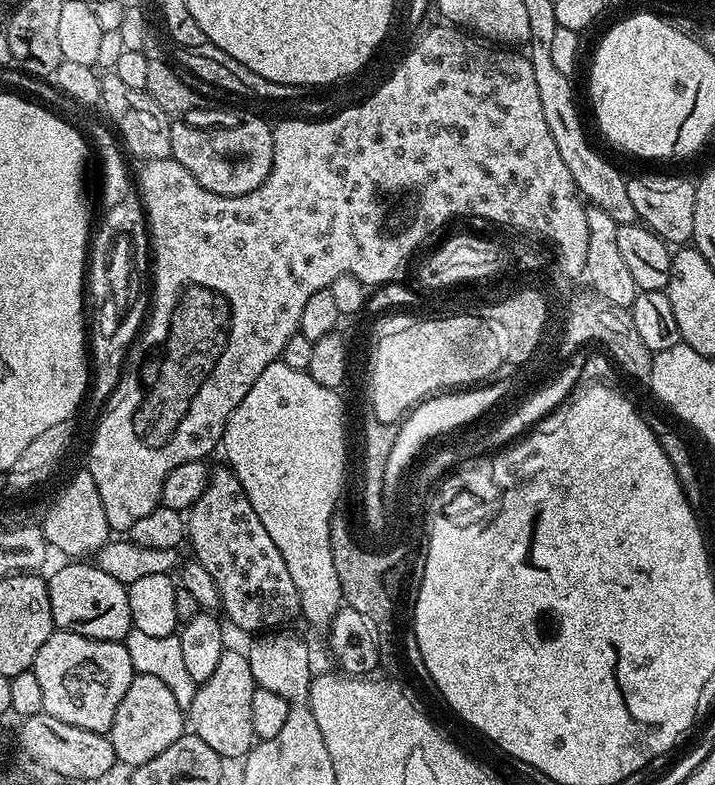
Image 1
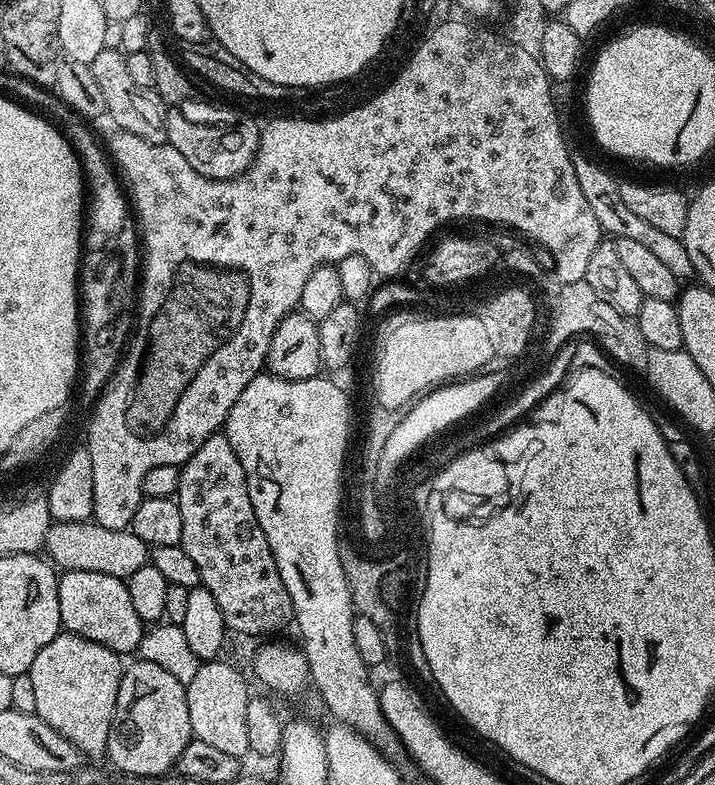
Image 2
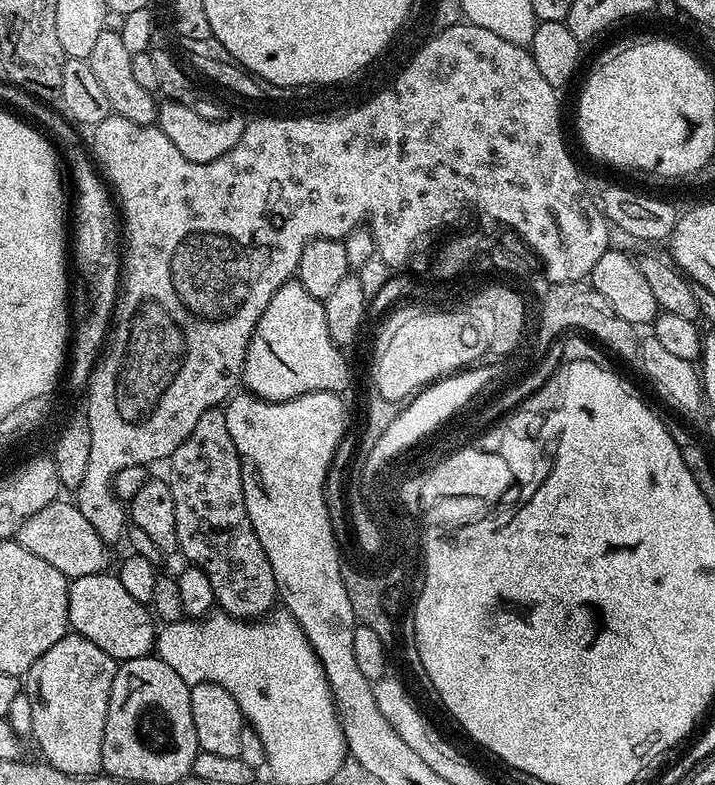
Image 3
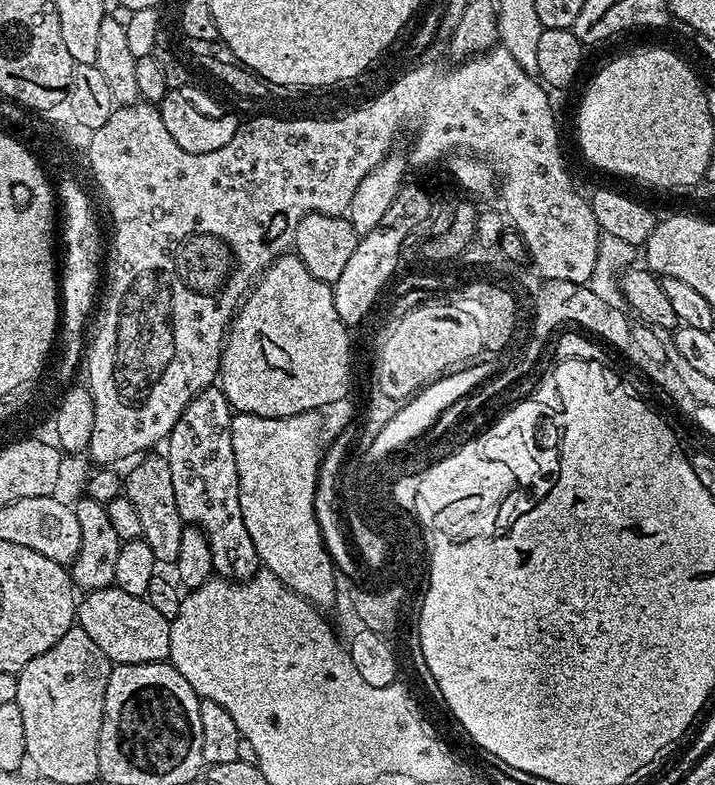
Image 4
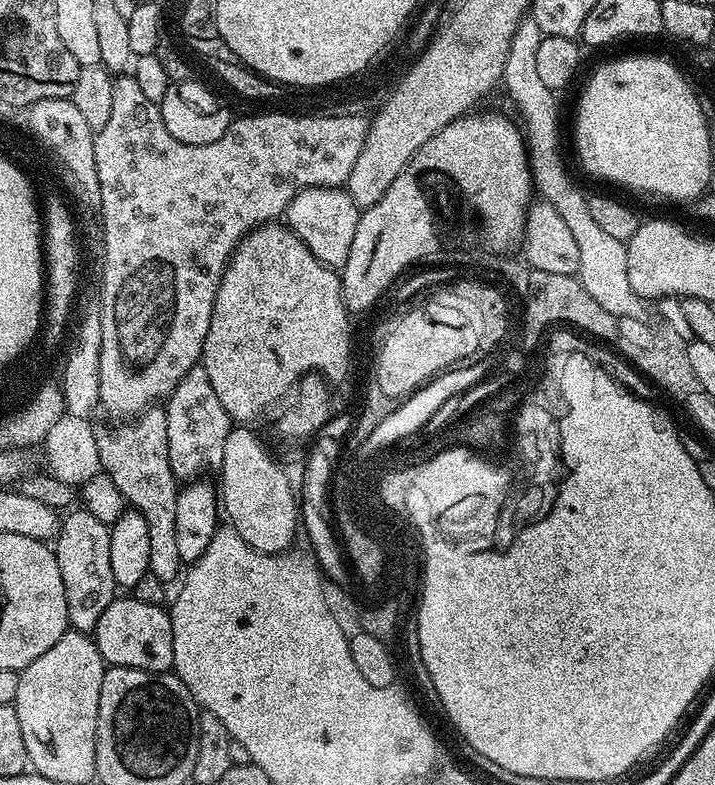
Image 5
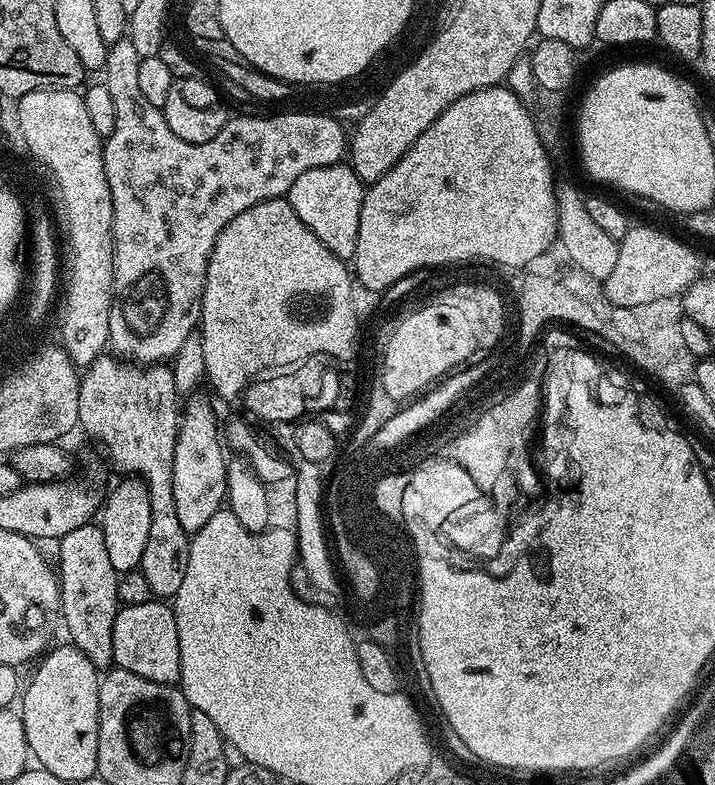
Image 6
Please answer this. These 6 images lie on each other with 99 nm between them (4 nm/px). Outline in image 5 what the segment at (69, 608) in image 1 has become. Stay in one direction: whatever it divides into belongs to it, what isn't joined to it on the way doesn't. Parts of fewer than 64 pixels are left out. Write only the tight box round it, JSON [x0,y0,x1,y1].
[94,594,173,672]

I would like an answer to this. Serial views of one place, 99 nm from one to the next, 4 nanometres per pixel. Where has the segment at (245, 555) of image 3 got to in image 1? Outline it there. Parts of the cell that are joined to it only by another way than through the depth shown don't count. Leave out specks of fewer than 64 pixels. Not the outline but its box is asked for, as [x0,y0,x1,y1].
[186,466,300,634]

